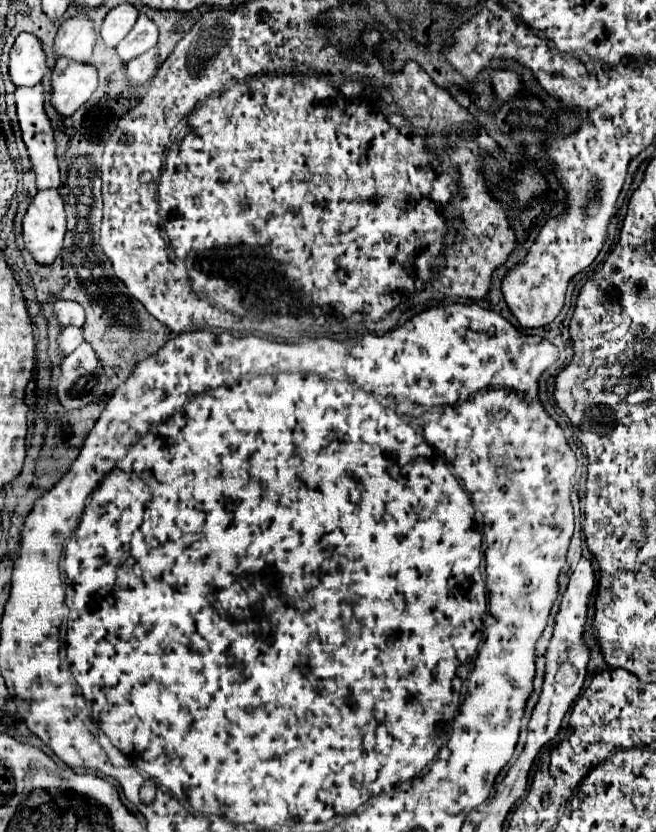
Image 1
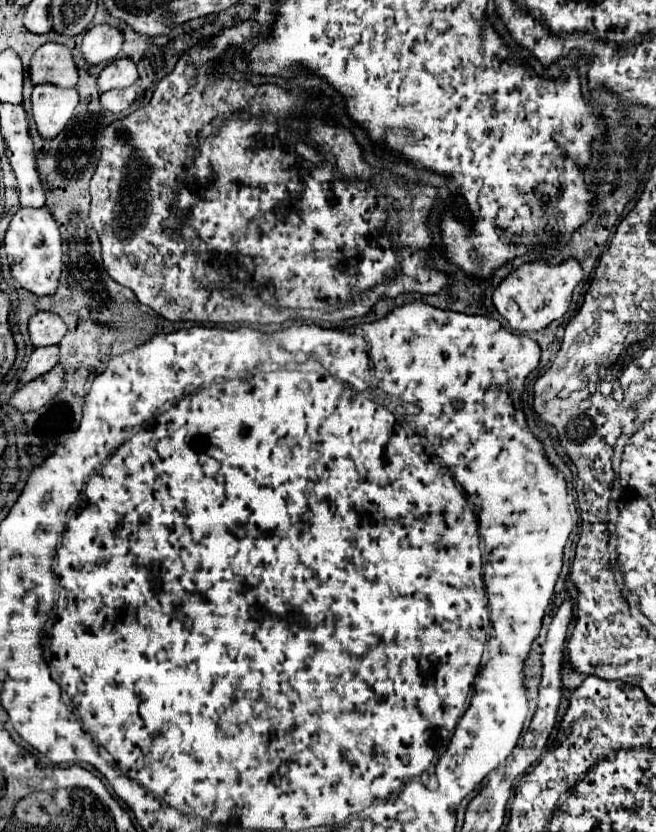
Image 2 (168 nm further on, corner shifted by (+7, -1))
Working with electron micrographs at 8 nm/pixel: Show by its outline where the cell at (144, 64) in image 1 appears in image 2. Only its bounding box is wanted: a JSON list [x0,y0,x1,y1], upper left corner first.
[100,80,140,114]

